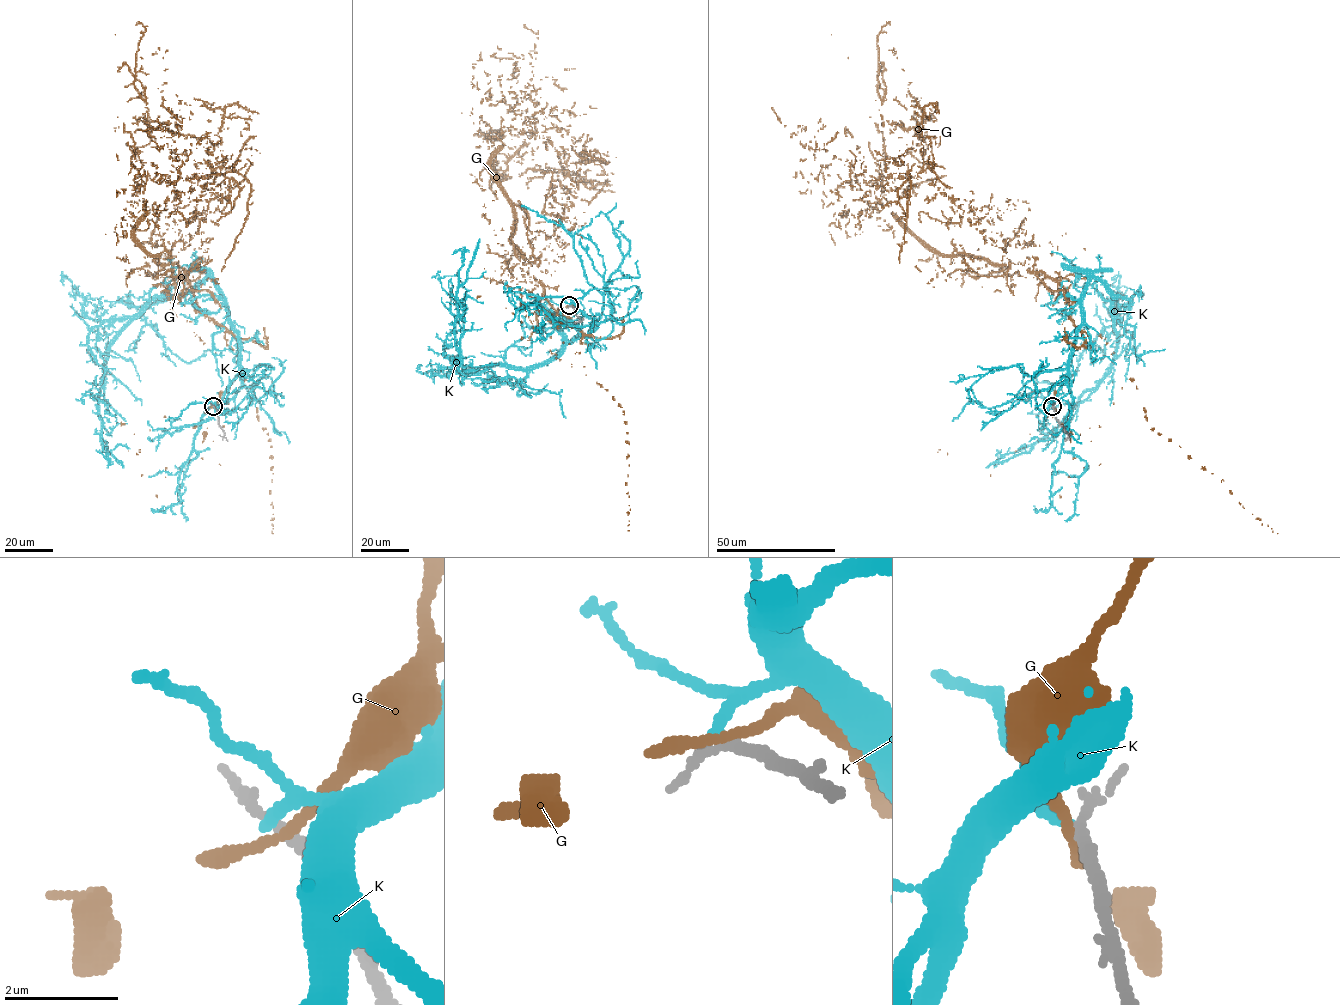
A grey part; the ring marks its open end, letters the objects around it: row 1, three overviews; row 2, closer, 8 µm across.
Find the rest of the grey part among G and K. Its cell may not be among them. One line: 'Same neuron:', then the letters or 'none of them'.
Same neuron: K

